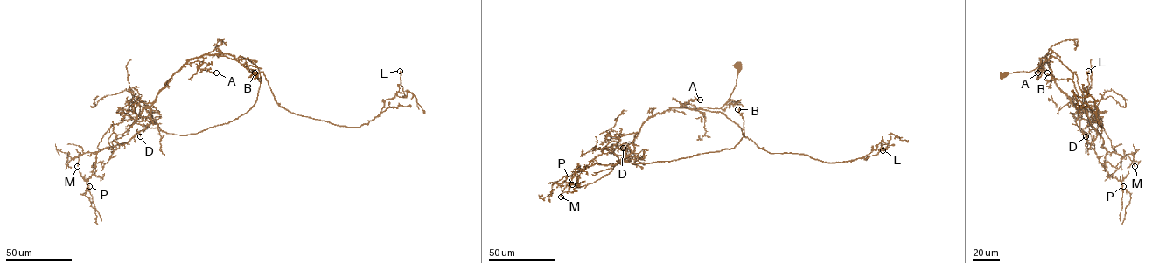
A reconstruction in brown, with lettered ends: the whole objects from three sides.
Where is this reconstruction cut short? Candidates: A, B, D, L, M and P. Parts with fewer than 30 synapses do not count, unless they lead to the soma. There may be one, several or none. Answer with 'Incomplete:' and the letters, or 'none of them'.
Incomplete: none of them

